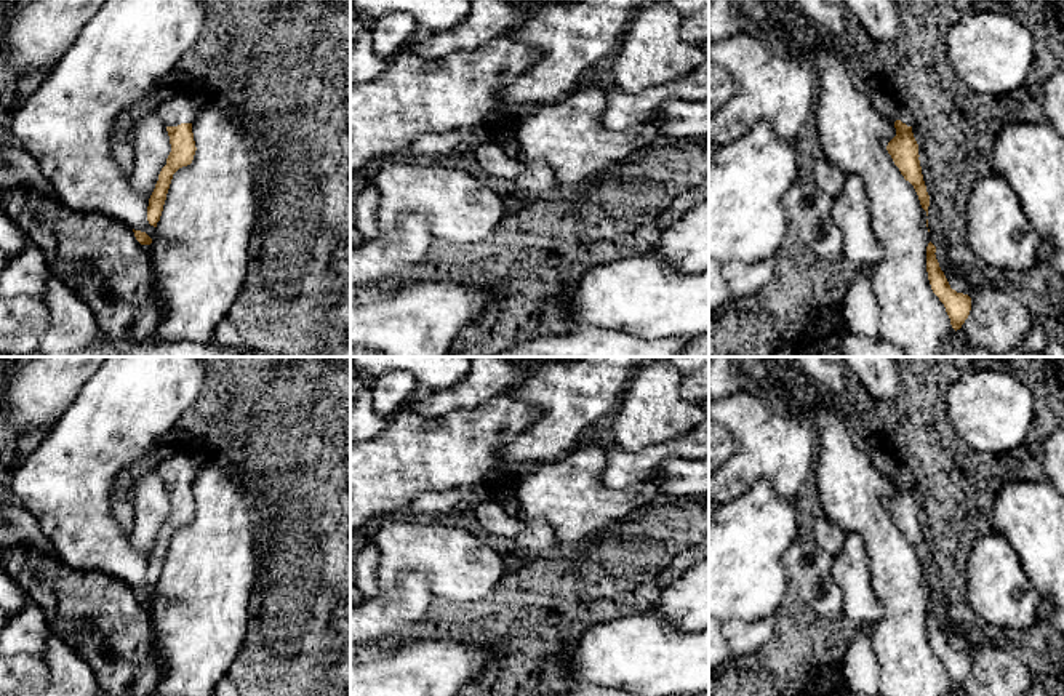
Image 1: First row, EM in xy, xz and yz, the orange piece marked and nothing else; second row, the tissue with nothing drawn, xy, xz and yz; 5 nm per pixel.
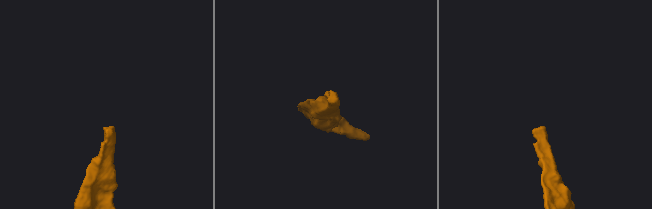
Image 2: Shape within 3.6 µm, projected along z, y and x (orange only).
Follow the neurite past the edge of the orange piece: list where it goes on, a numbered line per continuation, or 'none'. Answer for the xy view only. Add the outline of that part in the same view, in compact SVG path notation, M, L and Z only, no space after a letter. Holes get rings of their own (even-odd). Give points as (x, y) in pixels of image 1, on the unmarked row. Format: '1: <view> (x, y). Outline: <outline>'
1: xy (178, 464). Outline: M173 445L173 448L160 458L157 472L165 485L178 485L181 482L194 482L200 467L202 461L192 451Z

